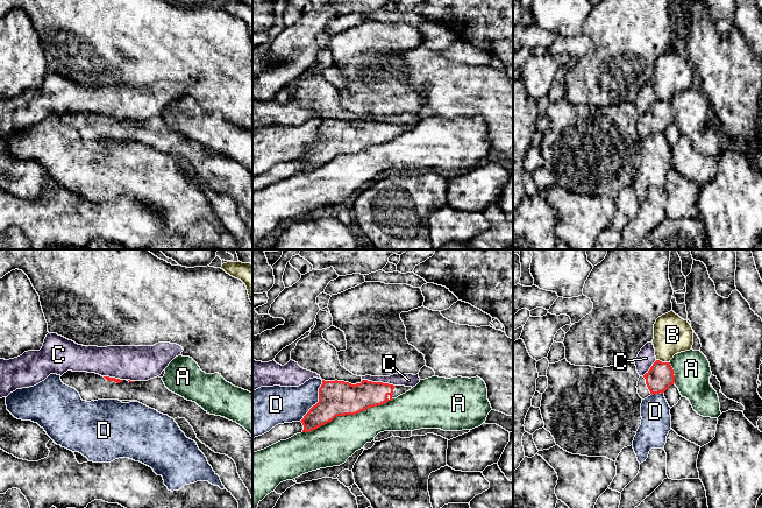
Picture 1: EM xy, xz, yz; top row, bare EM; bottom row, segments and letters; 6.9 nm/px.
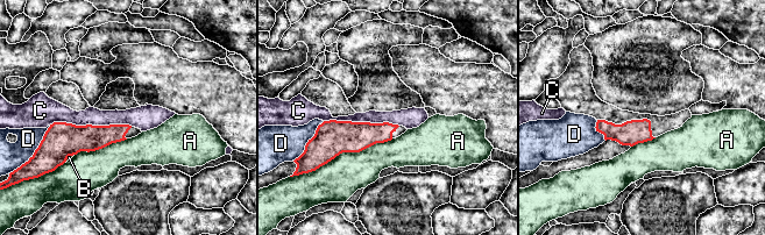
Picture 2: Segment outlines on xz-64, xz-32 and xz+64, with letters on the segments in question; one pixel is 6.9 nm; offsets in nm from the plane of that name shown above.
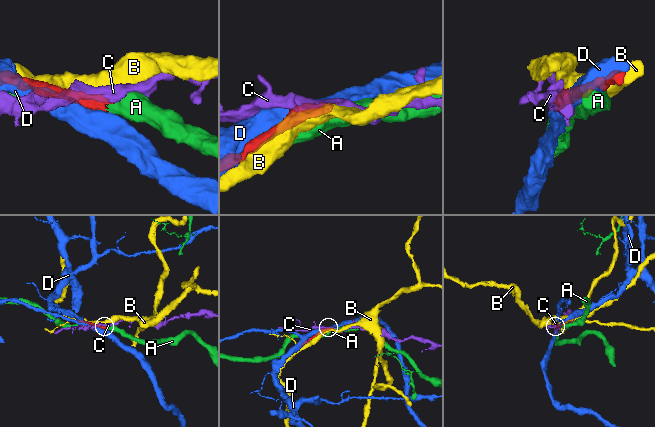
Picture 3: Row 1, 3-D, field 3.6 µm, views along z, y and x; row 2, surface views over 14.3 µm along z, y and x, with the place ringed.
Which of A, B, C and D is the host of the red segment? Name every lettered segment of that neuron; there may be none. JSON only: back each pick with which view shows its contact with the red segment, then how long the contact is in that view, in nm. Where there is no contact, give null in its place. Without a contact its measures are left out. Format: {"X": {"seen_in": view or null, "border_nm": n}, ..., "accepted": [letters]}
{"accepted": []}

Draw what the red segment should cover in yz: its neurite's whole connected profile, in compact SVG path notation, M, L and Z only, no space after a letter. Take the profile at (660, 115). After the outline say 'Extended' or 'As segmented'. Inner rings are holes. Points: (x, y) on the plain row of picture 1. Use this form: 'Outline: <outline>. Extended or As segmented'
Outline: M656 99L650 108L639 117L638 133L645 139L654 133L663 133L674 122L675 114L670 101Z. Extended

